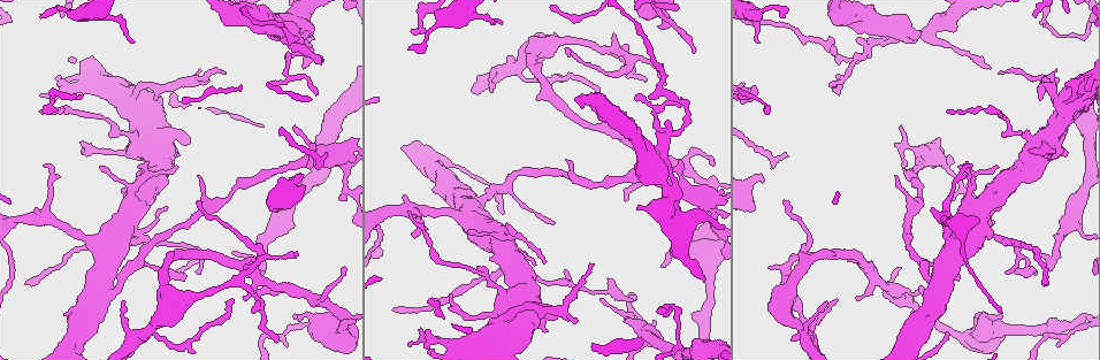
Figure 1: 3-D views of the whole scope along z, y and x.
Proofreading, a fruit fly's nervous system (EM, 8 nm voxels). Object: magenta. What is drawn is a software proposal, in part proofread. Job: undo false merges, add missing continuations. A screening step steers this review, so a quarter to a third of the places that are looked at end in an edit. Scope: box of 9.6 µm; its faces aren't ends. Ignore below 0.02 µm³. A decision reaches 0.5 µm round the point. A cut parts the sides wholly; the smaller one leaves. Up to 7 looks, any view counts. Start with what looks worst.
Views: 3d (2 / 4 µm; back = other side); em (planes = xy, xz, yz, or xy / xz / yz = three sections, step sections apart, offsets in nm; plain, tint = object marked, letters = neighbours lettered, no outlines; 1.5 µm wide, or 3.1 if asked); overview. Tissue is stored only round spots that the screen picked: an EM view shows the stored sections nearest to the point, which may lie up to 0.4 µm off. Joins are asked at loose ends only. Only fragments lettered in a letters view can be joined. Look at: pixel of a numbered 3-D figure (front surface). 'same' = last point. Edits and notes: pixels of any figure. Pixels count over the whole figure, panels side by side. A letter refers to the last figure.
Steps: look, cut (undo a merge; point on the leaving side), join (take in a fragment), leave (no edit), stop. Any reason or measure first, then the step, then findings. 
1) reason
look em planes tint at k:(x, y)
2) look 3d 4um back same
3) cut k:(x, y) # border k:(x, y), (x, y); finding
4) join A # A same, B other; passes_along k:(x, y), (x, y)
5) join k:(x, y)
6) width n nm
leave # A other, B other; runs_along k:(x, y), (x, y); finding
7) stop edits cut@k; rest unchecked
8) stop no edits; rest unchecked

arms part here
look 3d 4um at 1:(342, 313)

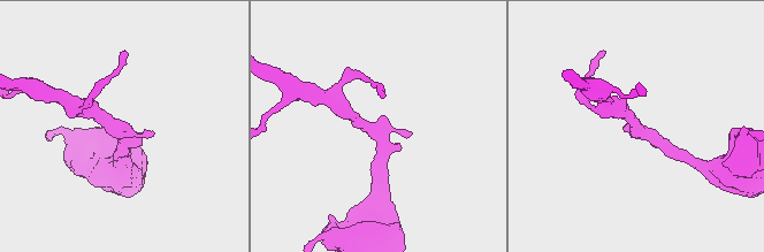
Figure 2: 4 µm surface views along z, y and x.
shape alone is not enough
look em yz step 8 tint at 2:(644, 131)

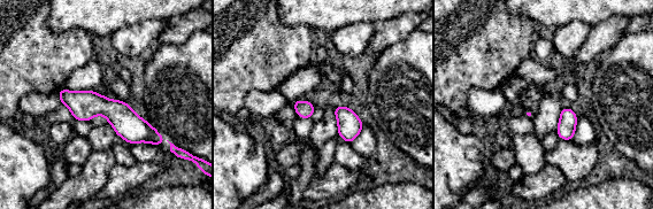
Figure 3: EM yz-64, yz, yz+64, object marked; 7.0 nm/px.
another direction
look em planes letters same

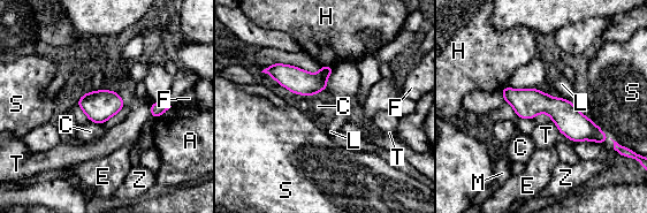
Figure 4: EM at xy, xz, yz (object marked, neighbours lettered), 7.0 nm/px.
leave # A other, C other, E other, F other, H other, L other, M other, S other, T other, Z other; border 4:(90, 120), (101, 124); one cell here

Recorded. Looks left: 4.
tapers out
look em yz step 4 tint at 1:(833, 86)

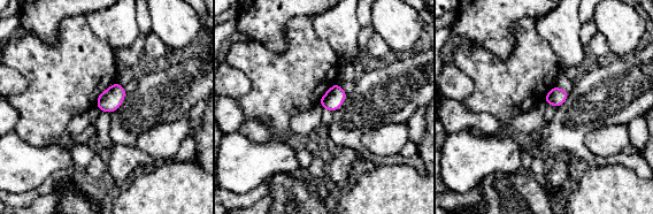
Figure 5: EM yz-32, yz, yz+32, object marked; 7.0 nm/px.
look em planes tint same

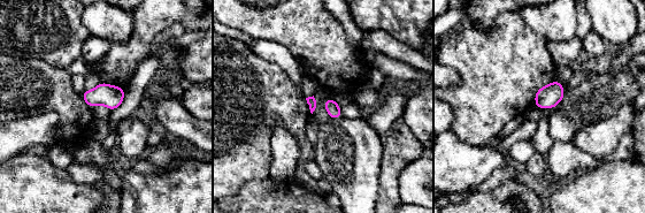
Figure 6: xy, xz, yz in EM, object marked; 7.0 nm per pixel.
what lies round it
look em planes letters same

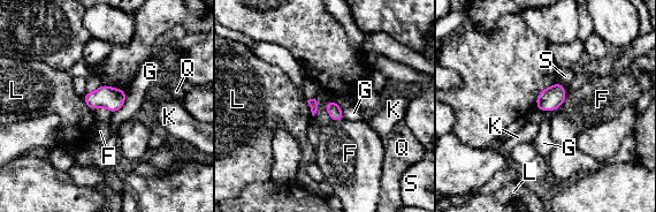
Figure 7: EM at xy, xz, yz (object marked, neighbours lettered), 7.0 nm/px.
leave # F other, G other, K other, L other, Q other, S other; border 7:(126, 91), (123, 104), (113, 113); no lettered fragment goes on from it

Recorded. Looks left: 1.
stop no edits; rest unchecked

